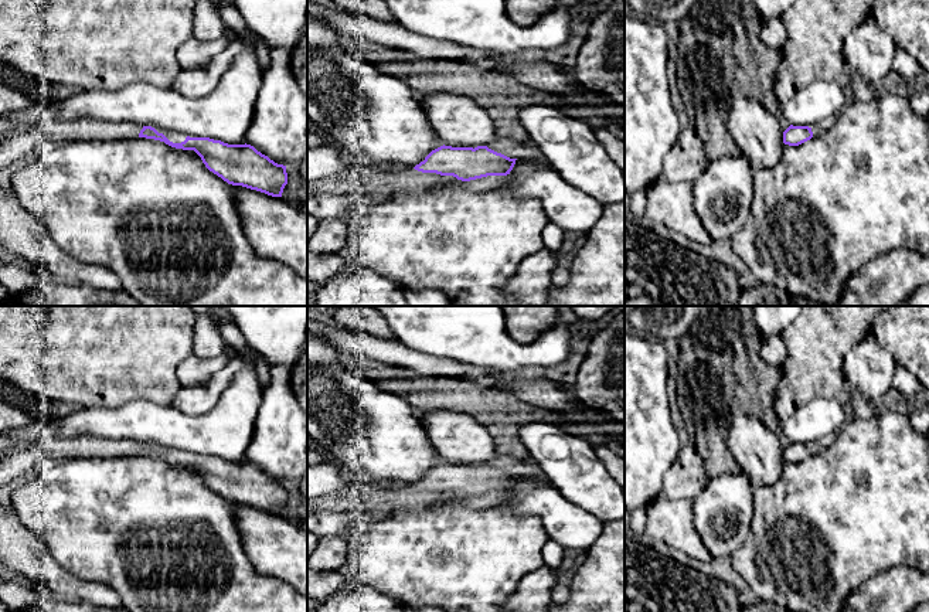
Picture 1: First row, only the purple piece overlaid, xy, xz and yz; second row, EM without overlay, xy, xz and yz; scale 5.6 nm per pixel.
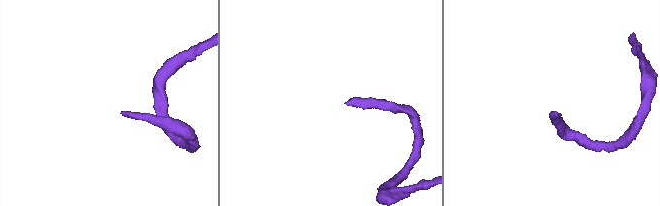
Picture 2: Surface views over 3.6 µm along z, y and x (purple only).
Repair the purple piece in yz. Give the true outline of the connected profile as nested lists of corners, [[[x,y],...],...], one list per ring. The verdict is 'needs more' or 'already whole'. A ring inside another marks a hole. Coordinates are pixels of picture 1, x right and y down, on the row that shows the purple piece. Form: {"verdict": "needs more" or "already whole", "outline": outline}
{"verdict": "needs more", "outline": [[[828,116],[817,123],[814,123],[811,128],[790,125],[783,132],[783,143],[789,144],[789,146],[799,146],[799,144],[810,140],[813,136],[819,136],[819,135],[830,130],[834,126],[836,120],[837,120],[837,116]]]}

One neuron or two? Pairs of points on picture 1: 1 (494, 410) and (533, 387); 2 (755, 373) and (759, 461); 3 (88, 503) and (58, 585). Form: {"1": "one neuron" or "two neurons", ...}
{"1": "two neurons", "2": "two neurons", "3": "two neurons"}

